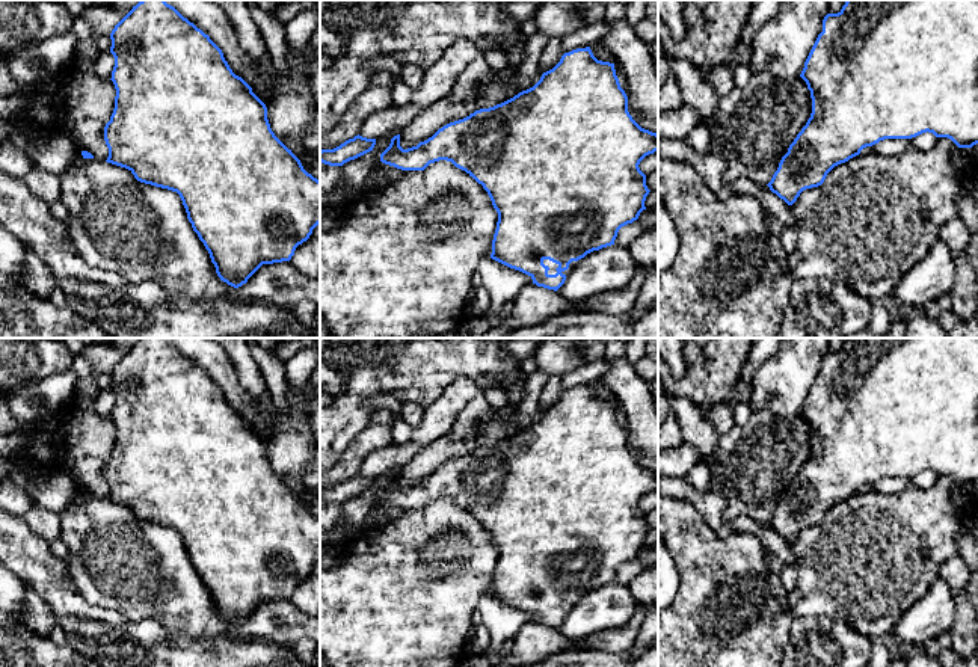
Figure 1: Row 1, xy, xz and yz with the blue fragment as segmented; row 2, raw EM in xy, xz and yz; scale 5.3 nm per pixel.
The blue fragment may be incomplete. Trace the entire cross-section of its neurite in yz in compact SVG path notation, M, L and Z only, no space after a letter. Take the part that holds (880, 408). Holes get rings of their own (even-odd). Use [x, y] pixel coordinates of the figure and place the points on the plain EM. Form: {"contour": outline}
{"contour": "M847 338L838 352L824 355L823 370L818 373L800 415L810 429L812 451L767 522L788 543L792 543L803 528L821 524L835 504L884 477L912 477L928 469L936 475L951 477L958 486L972 486L978 481L978 338Z"}

